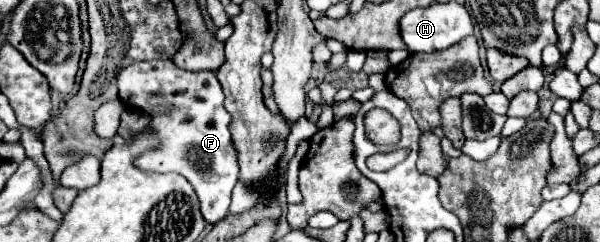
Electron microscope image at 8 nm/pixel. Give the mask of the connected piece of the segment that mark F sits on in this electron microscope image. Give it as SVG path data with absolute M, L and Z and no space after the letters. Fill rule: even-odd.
M172 59L141 61L123 68L117 74L117 88L119 88L119 100L125 104L127 110L141 110L151 114L147 124L147 134L153 134L157 138L157 146L151 150L145 150L135 158L135 166L147 172L155 174L167 174L177 172L183 178L191 182L191 186L197 192L201 214L209 224L217 224L229 214L231 204L231 190L237 184L237 152L231 142L231 116L223 108L223 92L219 86L219 80L215 78L215 72L201 70L201 72L187 72L177 68ZM153 106L167 106L167 114L153 114Z

